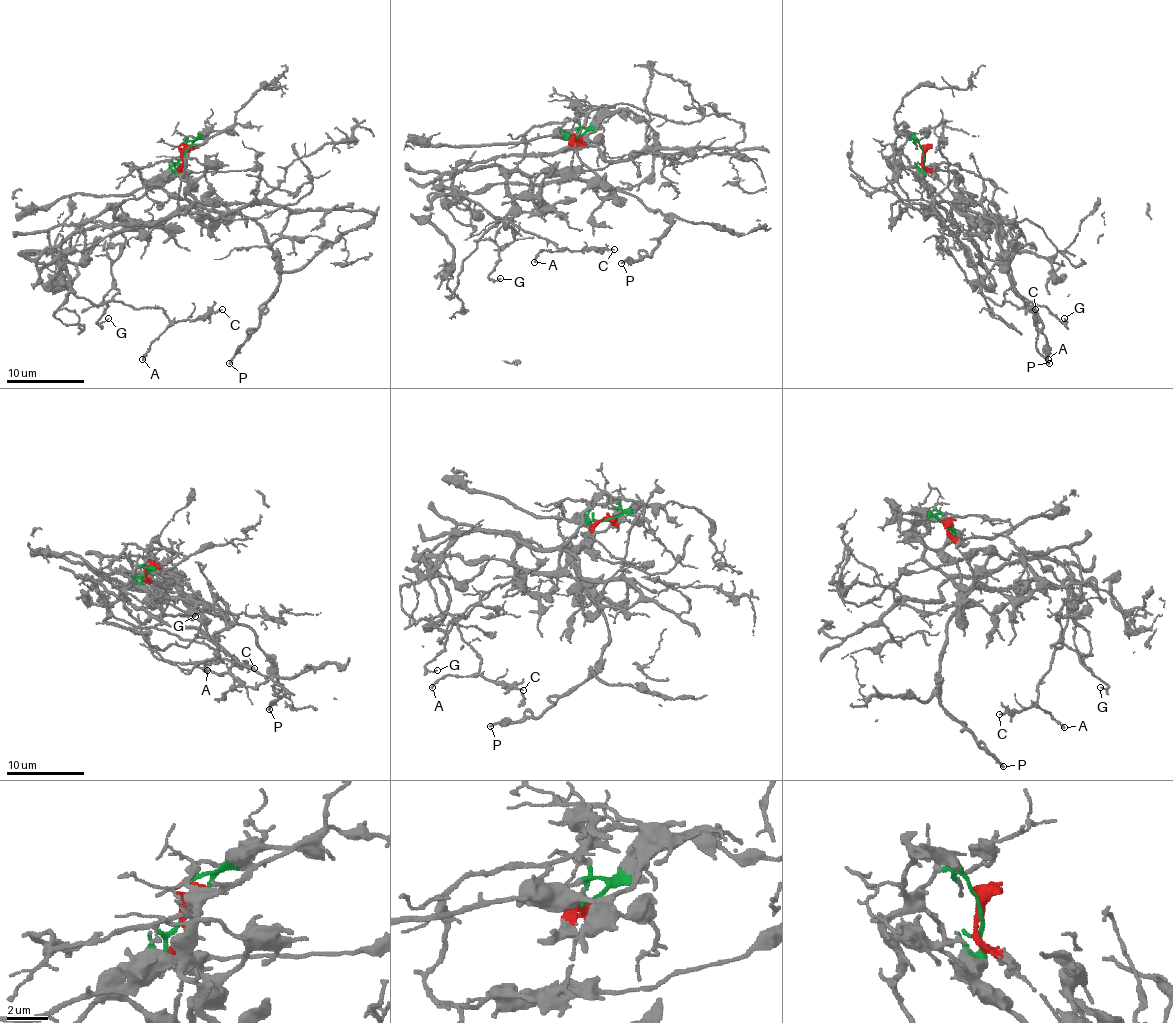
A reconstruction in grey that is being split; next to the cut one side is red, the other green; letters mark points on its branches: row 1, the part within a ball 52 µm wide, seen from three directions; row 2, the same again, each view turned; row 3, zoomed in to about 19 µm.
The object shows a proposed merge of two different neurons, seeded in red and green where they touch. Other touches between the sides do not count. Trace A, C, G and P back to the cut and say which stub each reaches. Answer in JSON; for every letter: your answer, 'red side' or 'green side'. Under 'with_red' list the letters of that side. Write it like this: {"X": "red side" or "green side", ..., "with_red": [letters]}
{"A": "green side", "C": "green side", "G": "green side", "P": "red side", "with_red": ["P"]}

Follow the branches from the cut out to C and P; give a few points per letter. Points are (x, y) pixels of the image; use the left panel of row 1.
C: (186, 152), (183, 214), (78, 230), (61, 266), (97, 305), (196, 321), (221, 309)
P: (186, 152), (179, 204), (248, 216), (262, 230), (279, 276), (277, 291), (260, 313), (258, 328), (229, 363)

